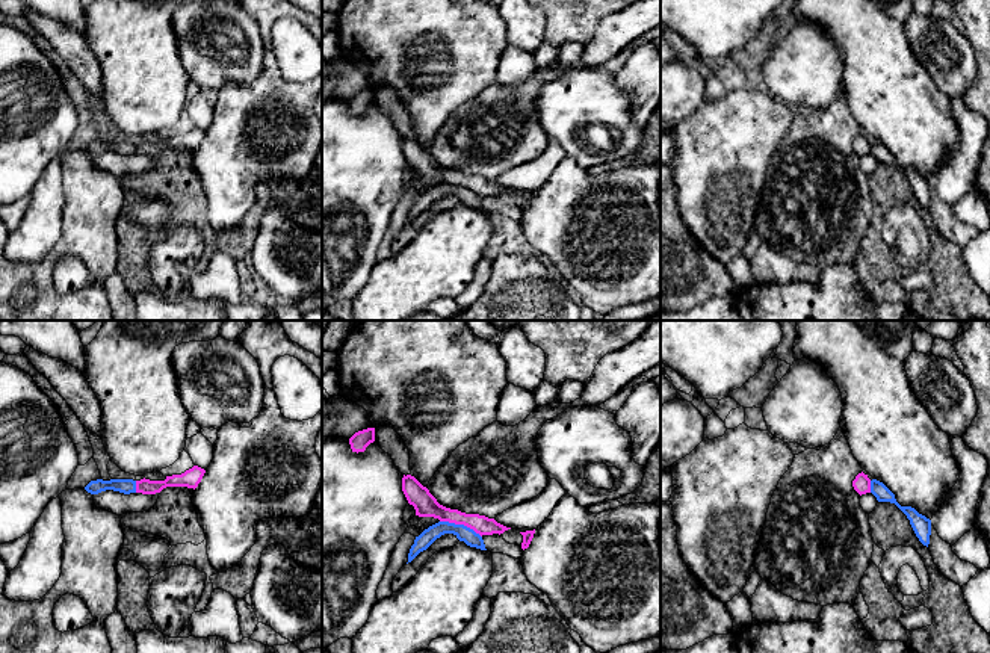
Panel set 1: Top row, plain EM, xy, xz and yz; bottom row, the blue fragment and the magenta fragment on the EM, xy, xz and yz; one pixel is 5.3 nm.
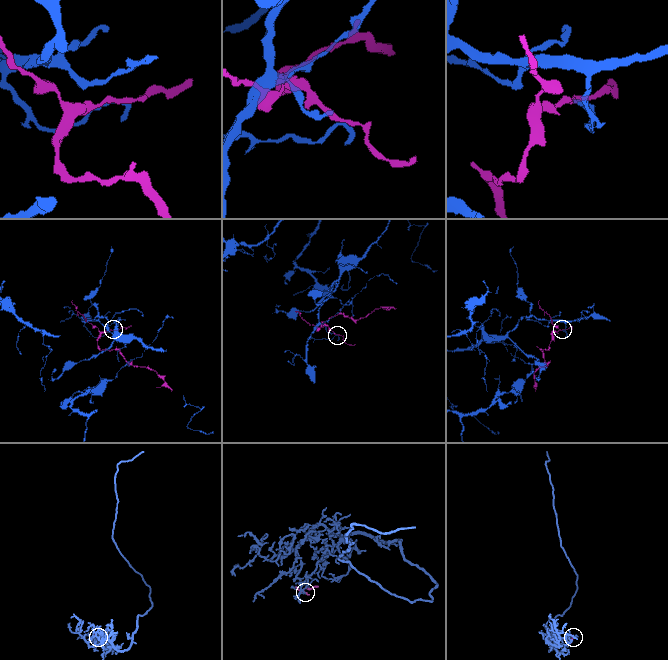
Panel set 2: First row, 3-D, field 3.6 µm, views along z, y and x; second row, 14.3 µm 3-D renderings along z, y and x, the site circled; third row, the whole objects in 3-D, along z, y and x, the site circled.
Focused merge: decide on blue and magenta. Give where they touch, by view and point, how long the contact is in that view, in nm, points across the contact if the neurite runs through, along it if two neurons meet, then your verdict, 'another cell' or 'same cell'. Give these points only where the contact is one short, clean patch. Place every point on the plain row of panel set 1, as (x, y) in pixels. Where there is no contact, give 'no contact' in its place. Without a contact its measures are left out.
contact xz (461, 186); length 240 nm; border xz (440, 182), (463, 185), (481, 198); another cell

